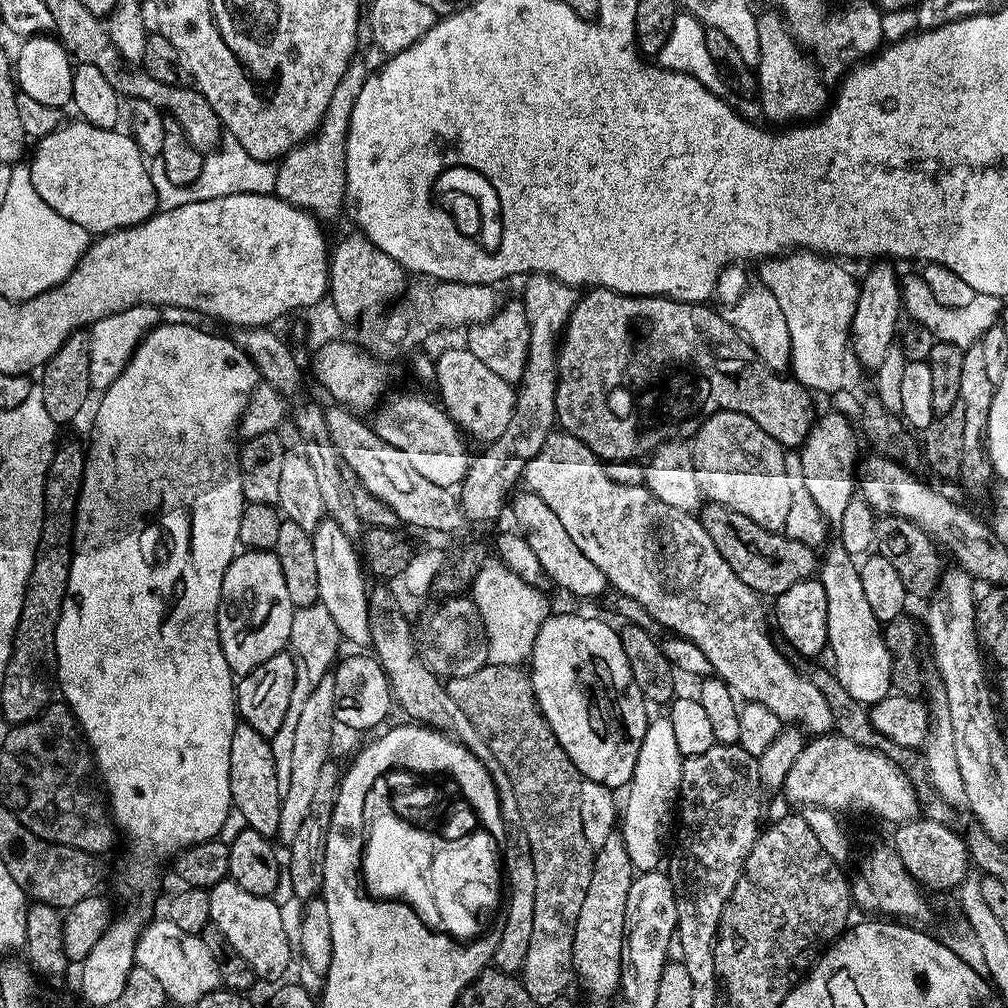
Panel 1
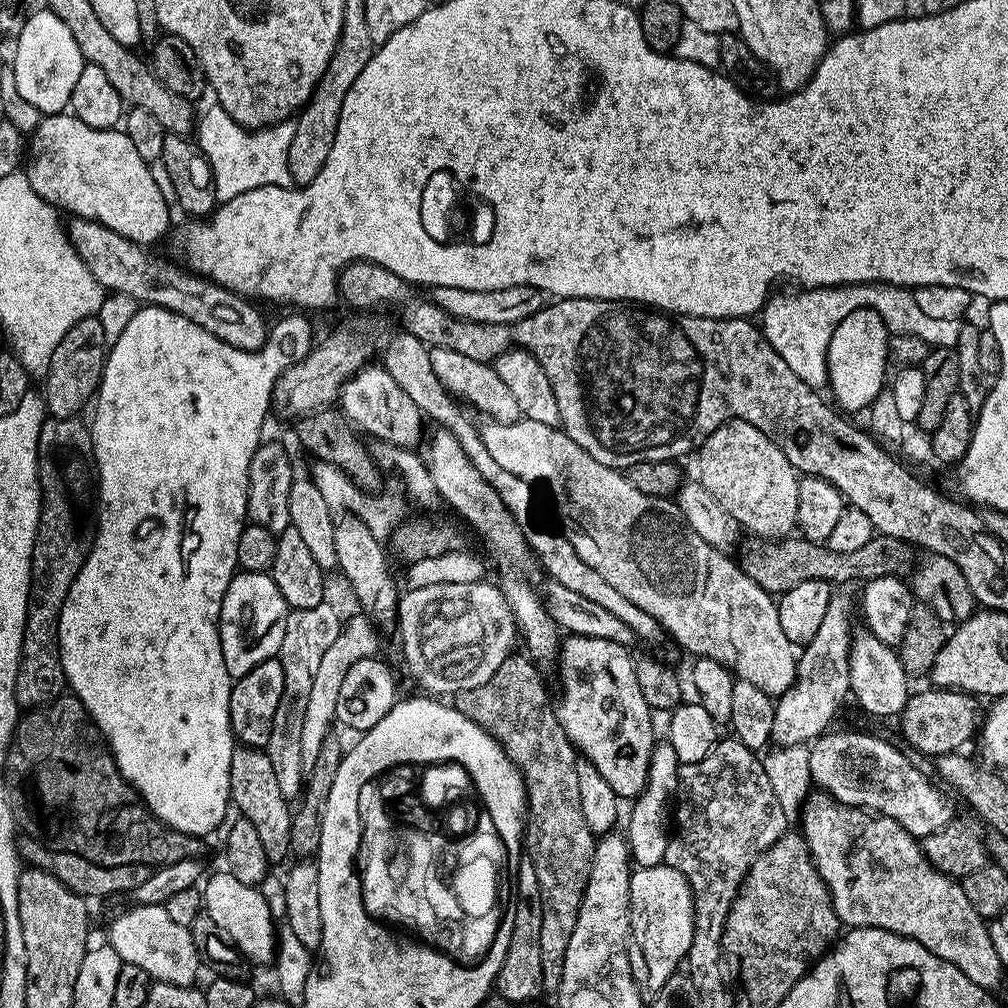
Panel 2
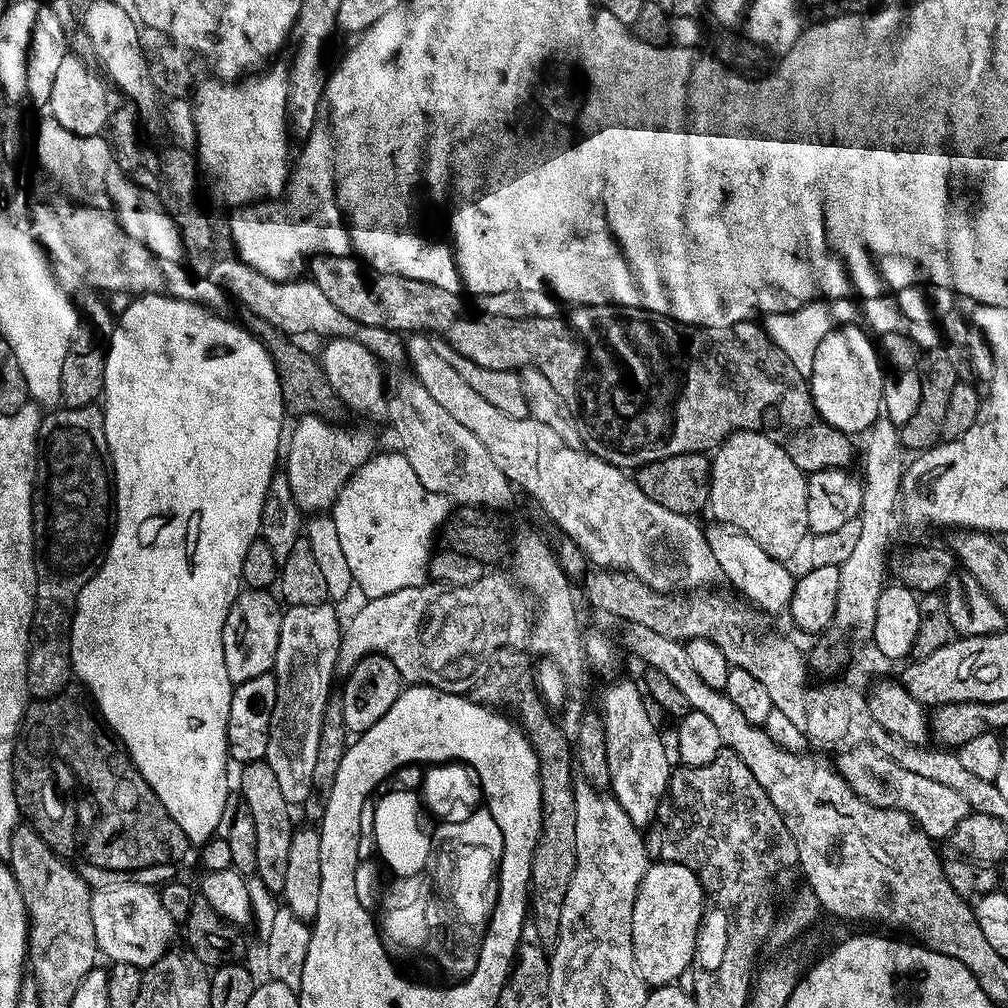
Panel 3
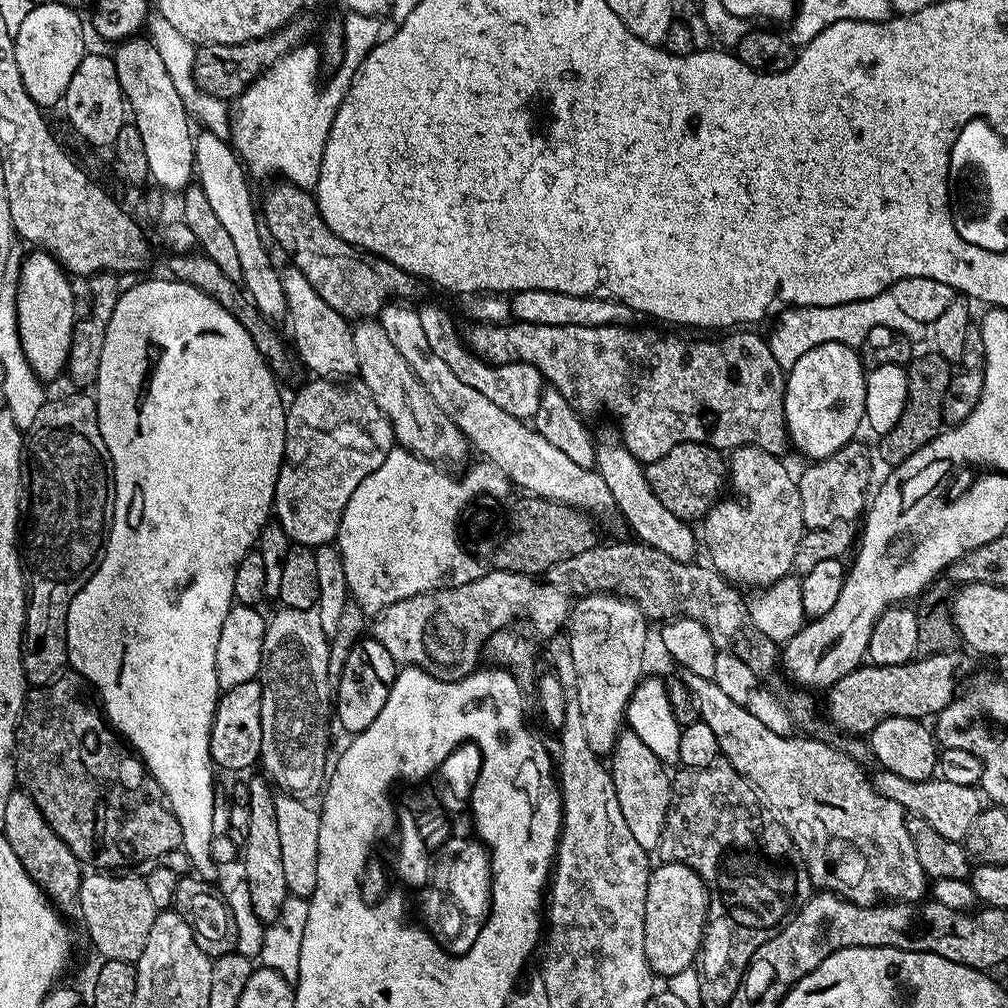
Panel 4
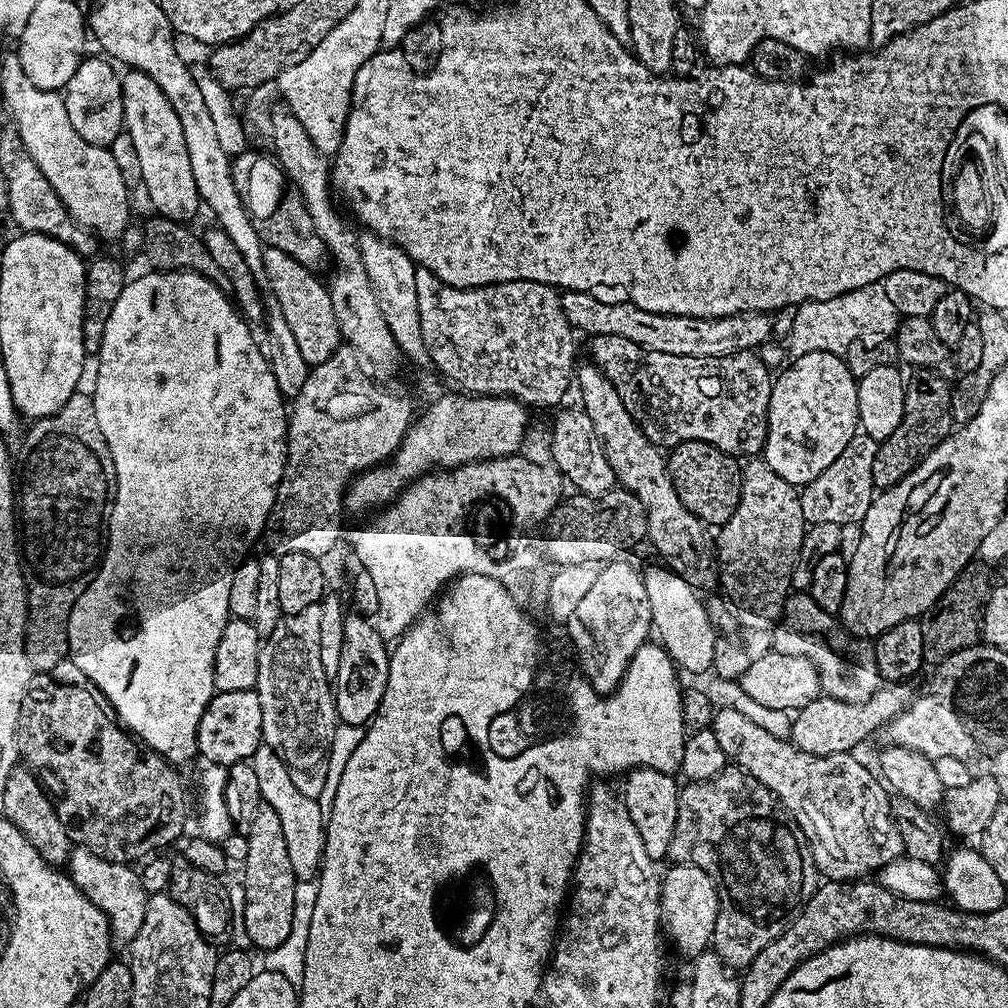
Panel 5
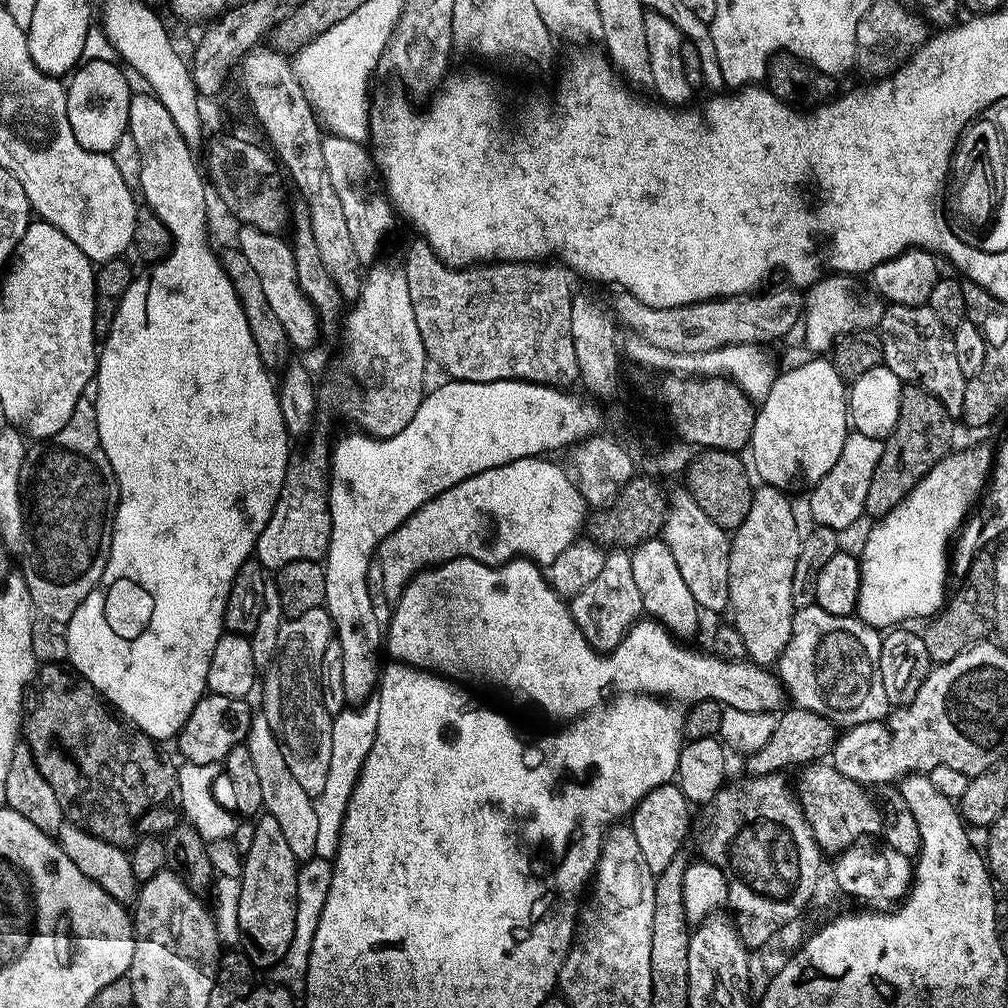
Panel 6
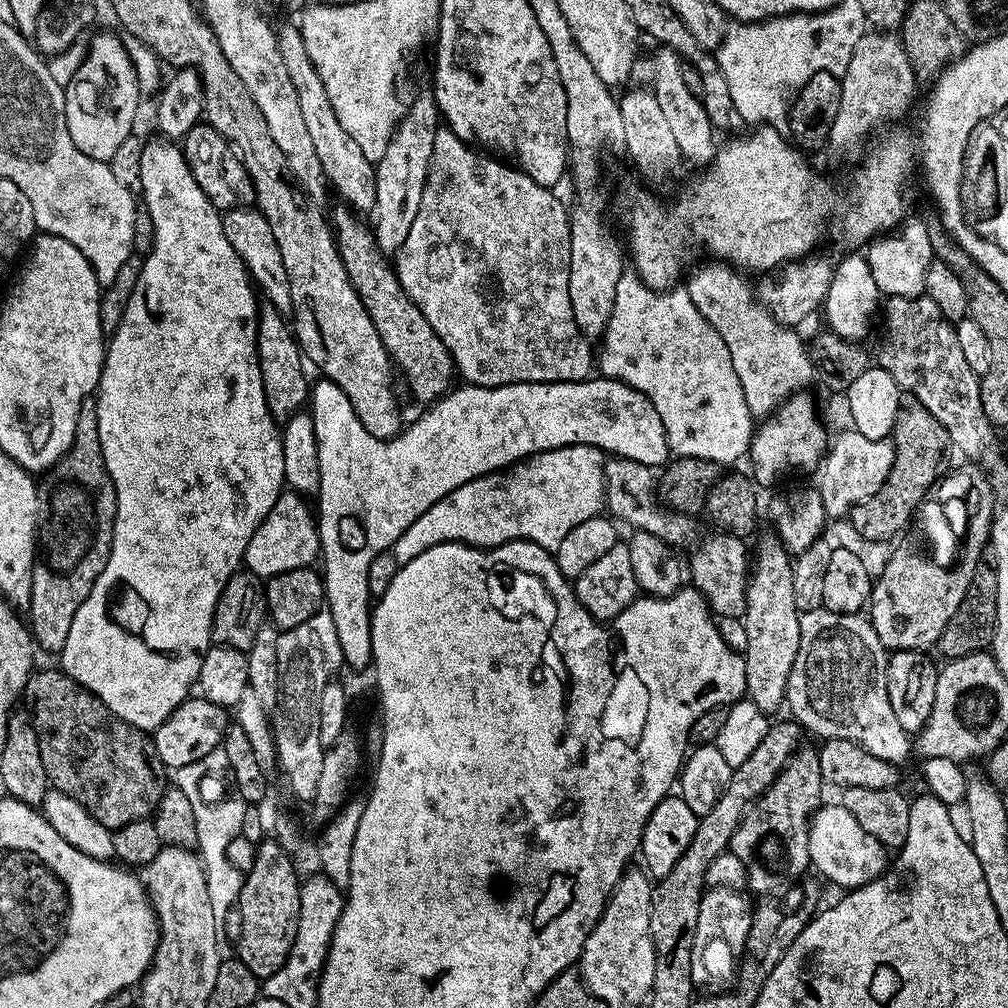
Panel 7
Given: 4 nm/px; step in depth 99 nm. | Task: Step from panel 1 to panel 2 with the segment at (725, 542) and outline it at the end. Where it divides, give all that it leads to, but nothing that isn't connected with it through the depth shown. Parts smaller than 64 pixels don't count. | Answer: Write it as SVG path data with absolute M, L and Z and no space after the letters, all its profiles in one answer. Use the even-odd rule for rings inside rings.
M874 534L870 538L870 542L866 542L866 546L854 550L850 554L838 554L832 552L823 543L815 540L806 540L803 538L781 538L778 540L762 540L759 538L748 538L739 545L738 563L740 569L749 576L758 586L762 586L762 590L773 594L783 594L794 590L794 586L798 586L801 582L810 582L811 580L827 580L836 586L844 586L847 580L860 580L859 582L867 582L874 578L882 578L883 576L903 577L905 574L911 573L914 567L914 556L912 560L913 545L907 544L905 540L899 540L893 536L881 536Z

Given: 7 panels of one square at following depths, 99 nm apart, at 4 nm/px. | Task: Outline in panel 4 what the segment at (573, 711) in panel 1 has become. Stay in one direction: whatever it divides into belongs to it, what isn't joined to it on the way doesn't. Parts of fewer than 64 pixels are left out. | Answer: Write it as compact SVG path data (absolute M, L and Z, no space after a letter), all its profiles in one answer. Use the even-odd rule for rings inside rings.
M624 730L616 737L616 746L610 753L610 771L614 790L618 790L618 806L622 806L630 834L634 834L638 846L650 854L655 853L660 847L668 809L672 806L672 776L669 769L654 754L654 750L650 750L650 746L640 742L637 732Z

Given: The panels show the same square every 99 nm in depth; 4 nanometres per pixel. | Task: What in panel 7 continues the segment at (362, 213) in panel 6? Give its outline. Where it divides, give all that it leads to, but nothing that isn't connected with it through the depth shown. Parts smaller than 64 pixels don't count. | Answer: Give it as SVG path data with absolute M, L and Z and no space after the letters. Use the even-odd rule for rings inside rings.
M295 23L279 25L278 39L282 62L286 62L286 71L290 74L290 82L294 82L294 90L298 90L298 103L302 109L302 119L306 122L310 138L314 142L314 150L318 154L318 162L322 162L324 176L328 180L331 191L341 196L343 203L353 210L376 207L376 165L371 164L362 154L362 146L346 134L342 122L338 122L338 114L334 114L334 106L330 106L330 98L326 94L326 86L322 86L322 78L318 78L318 70L314 62L310 62L310 54L306 54L306 42L302 38L299 27Z

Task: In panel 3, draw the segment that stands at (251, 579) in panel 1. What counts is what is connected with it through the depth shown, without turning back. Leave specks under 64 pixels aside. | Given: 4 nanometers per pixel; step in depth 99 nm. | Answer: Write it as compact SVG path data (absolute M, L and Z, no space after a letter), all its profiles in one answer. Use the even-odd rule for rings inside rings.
M264 590L241 591L226 614L222 630L222 650L226 674L230 674L233 685L258 678L258 674L272 672L272 663L278 650L281 613L276 612L277 601L272 601L268 595Z

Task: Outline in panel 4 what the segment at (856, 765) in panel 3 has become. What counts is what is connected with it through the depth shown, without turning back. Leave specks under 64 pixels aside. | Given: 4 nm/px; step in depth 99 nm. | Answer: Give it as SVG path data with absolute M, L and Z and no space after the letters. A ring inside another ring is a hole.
M880 770L877 773L877 776L874 776L874 787L883 796L890 798L890 802L898 802L898 806L902 806L905 813L930 822L930 826L934 826L934 830L938 830L942 838L967 841L972 827L976 825L978 814L982 811L982 796L975 787L958 786L958 782L950 782L943 778L911 780L893 772Z

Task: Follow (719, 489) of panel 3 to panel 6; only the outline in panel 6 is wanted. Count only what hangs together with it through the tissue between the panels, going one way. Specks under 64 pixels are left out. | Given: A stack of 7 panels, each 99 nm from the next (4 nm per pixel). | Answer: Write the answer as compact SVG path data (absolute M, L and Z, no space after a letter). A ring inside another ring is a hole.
M757 487L752 493L750 510L746 514L742 526L735 528L730 536L730 543L732 545L732 549L730 550L730 582L728 583L728 608L730 609L730 613L732 612L730 620L738 630L738 634L742 634L742 638L746 642L747 659L751 663L761 666L775 665L779 661L781 654L786 650L786 646L790 642L791 627L794 623L797 609L794 606L794 566L798 566L798 550L800 549L800 541L802 539L802 528L796 525L796 512L792 509L792 504L788 499L789 497L781 492L779 488Z

